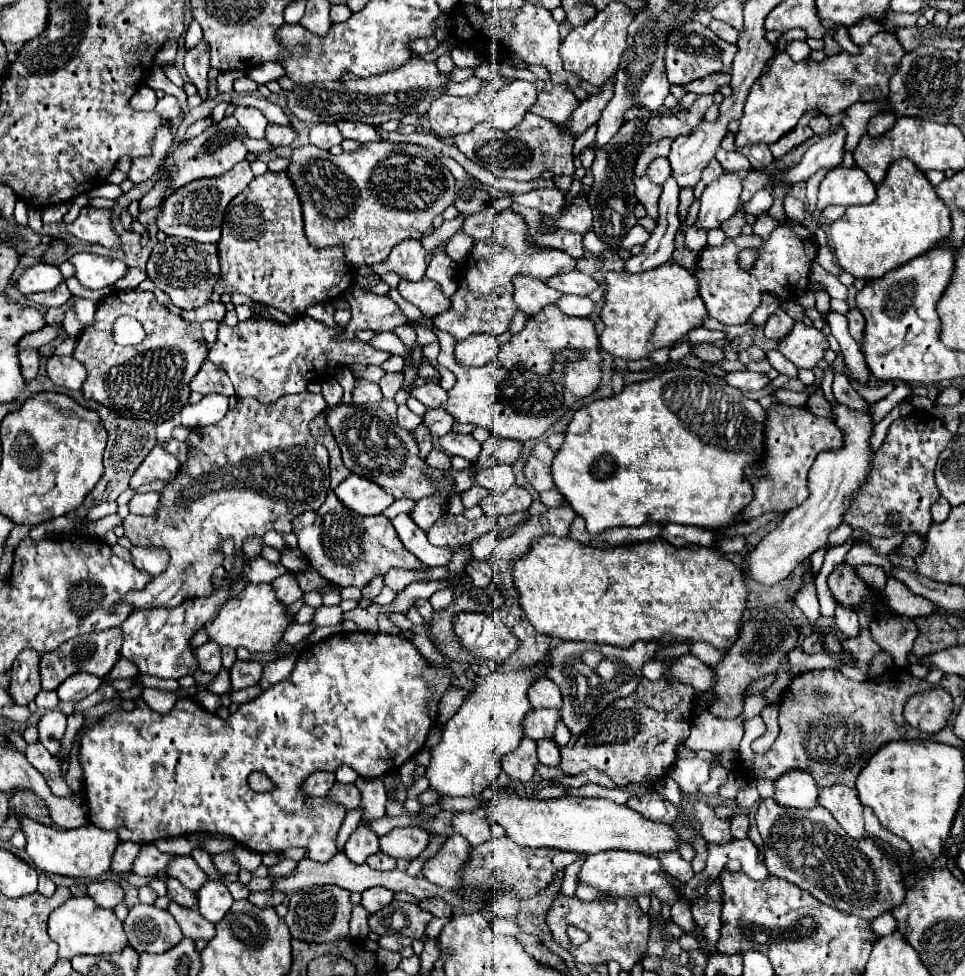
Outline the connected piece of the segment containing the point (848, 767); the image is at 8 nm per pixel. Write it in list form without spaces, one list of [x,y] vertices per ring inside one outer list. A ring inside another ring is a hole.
[[[891,667],[885,675],[863,683],[847,679],[837,669],[809,671],[793,677],[779,705],[781,733],[777,741],[767,753],[755,755],[753,771],[739,773],[747,779],[763,777],[775,781],[789,769],[803,769],[813,775],[819,787],[831,787],[837,783],[855,787],[861,769],[885,743],[907,737],[909,723],[903,717],[903,707],[909,697],[931,687],[931,683],[917,679],[909,669],[901,667]],[[815,689],[823,689],[827,697],[817,699],[813,695]]]

